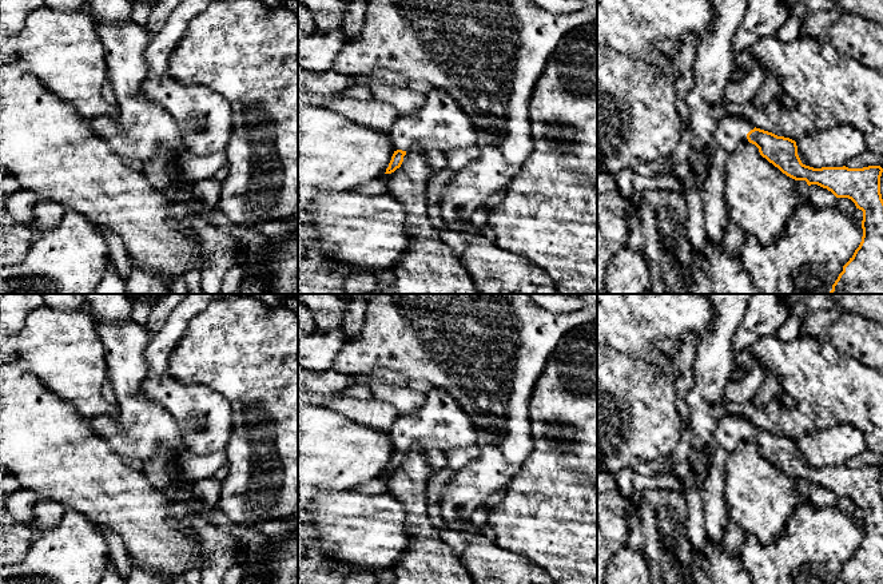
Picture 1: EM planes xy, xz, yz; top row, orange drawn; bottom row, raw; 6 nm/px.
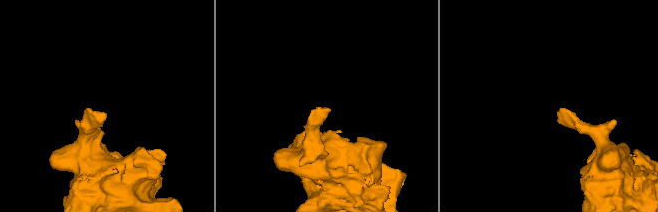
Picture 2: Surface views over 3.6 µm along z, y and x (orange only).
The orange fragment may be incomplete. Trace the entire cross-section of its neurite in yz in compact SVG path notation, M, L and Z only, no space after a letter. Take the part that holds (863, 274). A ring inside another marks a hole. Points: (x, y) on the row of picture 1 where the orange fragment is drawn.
M727 115L717 122L705 148L708 155L712 151L731 154L747 142L755 144L760 155L787 176L827 188L836 198L848 198L863 211L862 242L843 266L830 294L883 294L883 168L806 166L798 155L795 140L756 128L745 118L736 115Z

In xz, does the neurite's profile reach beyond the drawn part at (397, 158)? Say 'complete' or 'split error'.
split error

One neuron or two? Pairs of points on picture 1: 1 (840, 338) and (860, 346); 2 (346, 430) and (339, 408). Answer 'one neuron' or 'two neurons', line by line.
1: one neuron
2: two neurons

